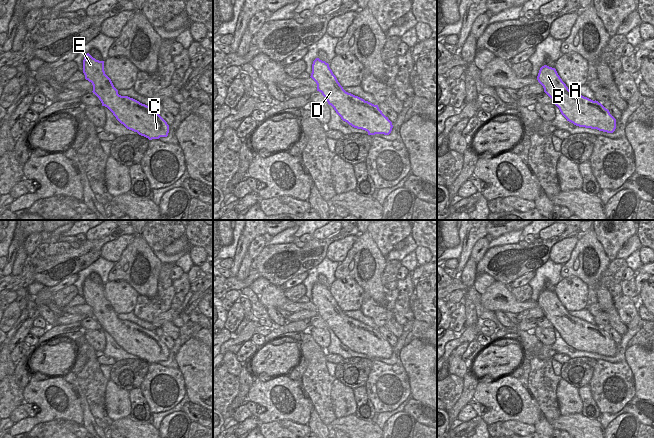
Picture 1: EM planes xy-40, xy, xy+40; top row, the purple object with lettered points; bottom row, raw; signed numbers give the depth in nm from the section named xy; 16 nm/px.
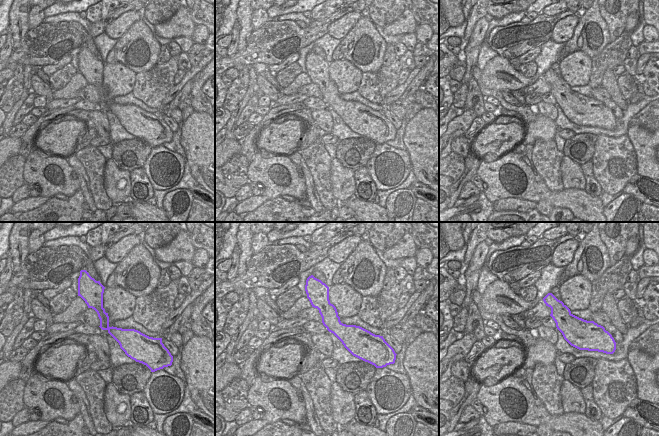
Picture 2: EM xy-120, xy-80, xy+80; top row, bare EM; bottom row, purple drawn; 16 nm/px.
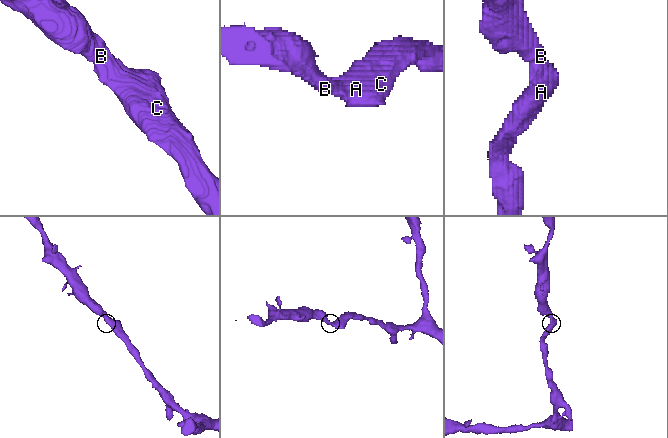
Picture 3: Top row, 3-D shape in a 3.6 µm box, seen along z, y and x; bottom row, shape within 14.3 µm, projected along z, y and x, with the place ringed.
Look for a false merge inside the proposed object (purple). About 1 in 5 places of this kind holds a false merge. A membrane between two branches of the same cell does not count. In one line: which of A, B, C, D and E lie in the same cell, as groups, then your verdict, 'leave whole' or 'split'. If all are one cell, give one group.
groups A B C D E; leave whole

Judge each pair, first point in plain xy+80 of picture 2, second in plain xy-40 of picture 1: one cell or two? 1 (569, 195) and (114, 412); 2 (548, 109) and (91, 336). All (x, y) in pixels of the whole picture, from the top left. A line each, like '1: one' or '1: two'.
1: two
2: one

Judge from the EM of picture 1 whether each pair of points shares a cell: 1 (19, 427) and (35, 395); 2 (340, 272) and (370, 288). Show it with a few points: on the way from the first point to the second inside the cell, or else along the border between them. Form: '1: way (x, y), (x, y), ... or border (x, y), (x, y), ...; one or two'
1: border (35, 416), (39, 422); two
2: way (347, 273), (353, 273), (363, 282); one

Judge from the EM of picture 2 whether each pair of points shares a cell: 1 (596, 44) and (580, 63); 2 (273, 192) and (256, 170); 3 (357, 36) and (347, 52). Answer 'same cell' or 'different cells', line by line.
1: different cells
2: same cell
3: same cell

